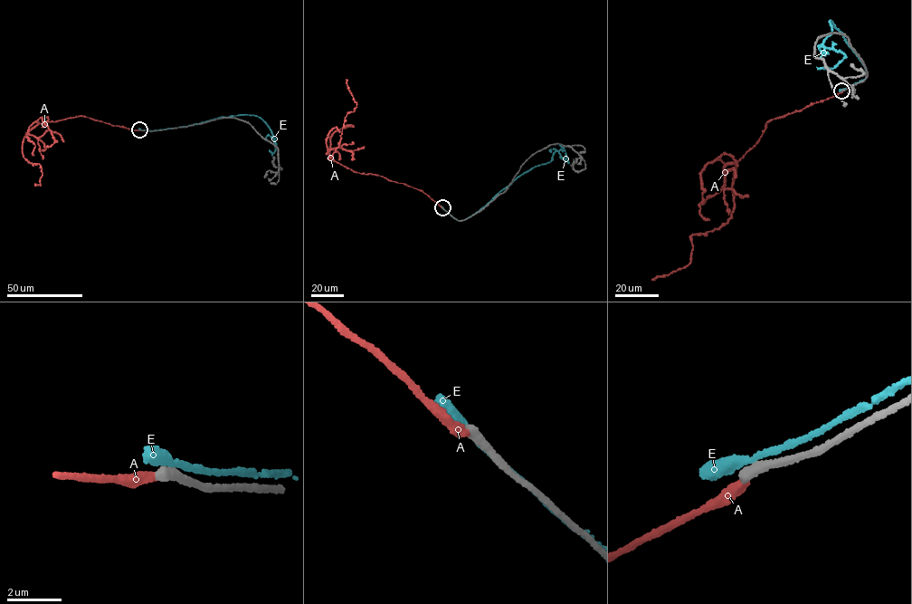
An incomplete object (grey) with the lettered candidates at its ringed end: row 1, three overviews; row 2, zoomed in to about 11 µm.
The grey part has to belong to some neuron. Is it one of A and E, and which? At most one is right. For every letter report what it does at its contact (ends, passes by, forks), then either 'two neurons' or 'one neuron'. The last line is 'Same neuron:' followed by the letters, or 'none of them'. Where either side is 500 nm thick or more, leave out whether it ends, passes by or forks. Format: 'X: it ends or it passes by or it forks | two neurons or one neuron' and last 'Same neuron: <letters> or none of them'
A: it ends | two neurons
E: it passes by | two neurons
Same neuron: none of them

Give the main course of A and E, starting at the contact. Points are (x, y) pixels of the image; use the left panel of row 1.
A: (139, 129), (79, 115), (37, 124), (27, 133), (23, 144), (23, 158), (41, 166), (41, 184), (35, 185)
E: (140, 129), (160, 129), (223, 117), (254, 115), (261, 119), (271, 133), (275, 151), (271, 155), (269, 149)

